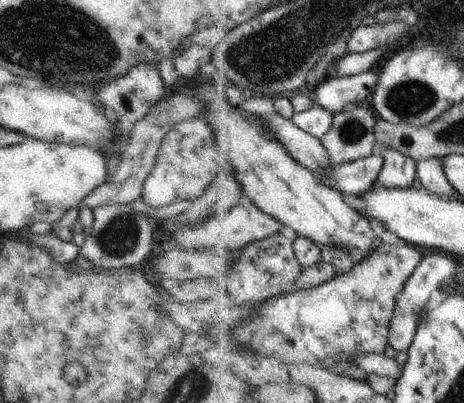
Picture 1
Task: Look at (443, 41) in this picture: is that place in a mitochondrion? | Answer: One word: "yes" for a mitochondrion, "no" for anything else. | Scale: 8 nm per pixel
no

